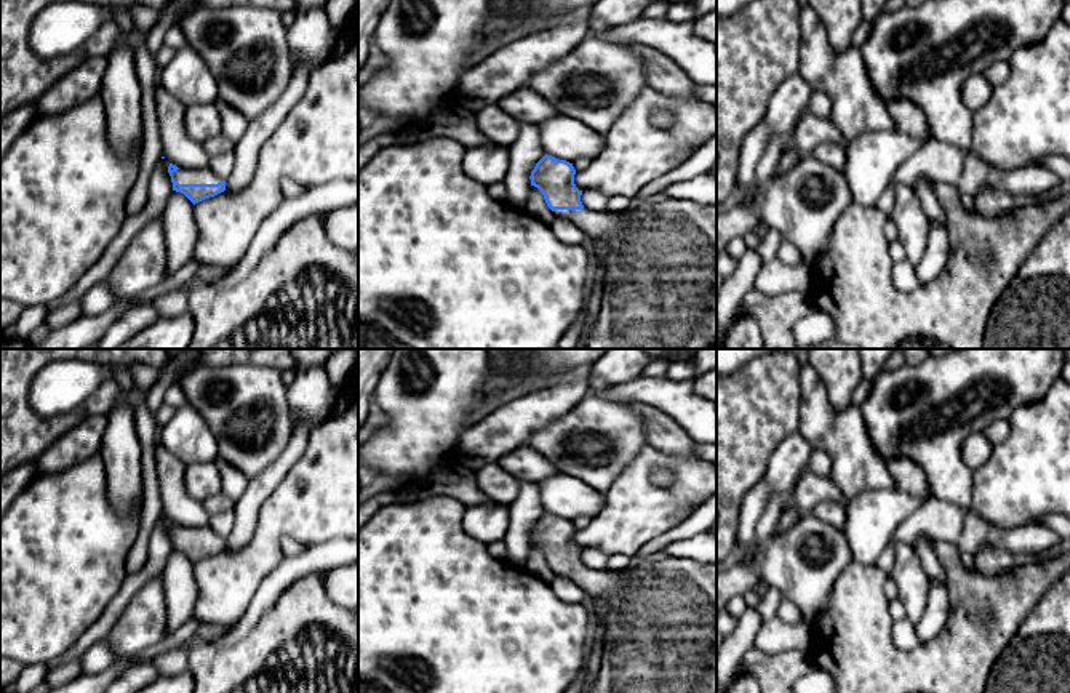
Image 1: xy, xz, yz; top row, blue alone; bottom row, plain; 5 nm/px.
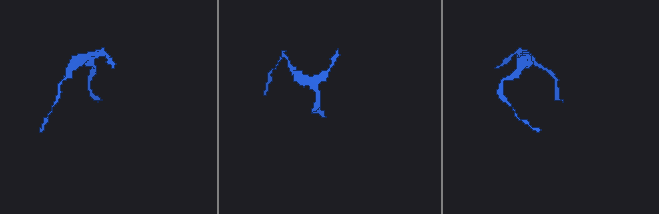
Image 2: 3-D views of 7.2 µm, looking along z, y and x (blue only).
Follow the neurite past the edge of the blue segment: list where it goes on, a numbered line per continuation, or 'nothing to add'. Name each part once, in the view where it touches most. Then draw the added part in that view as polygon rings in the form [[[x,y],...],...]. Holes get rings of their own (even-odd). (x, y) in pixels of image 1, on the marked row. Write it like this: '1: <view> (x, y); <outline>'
1: xy (183, 176); [[[179,168],[178,171],[173,173],[173,178],[179,184],[218,184],[222,181],[210,168],[203,170]]]

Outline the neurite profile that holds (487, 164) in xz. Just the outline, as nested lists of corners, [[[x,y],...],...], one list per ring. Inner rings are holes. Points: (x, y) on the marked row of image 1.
[[[491,141],[465,149],[462,158],[465,174],[483,186],[502,182],[509,166],[509,149]]]

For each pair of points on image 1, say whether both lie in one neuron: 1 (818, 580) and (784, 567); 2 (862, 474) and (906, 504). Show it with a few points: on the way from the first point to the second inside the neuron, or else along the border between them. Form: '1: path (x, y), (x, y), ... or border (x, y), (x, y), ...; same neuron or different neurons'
1: path (810, 572), (805, 567), (792, 567); same neuron
2: border (896, 488), (869, 488), (850, 500); different neurons

